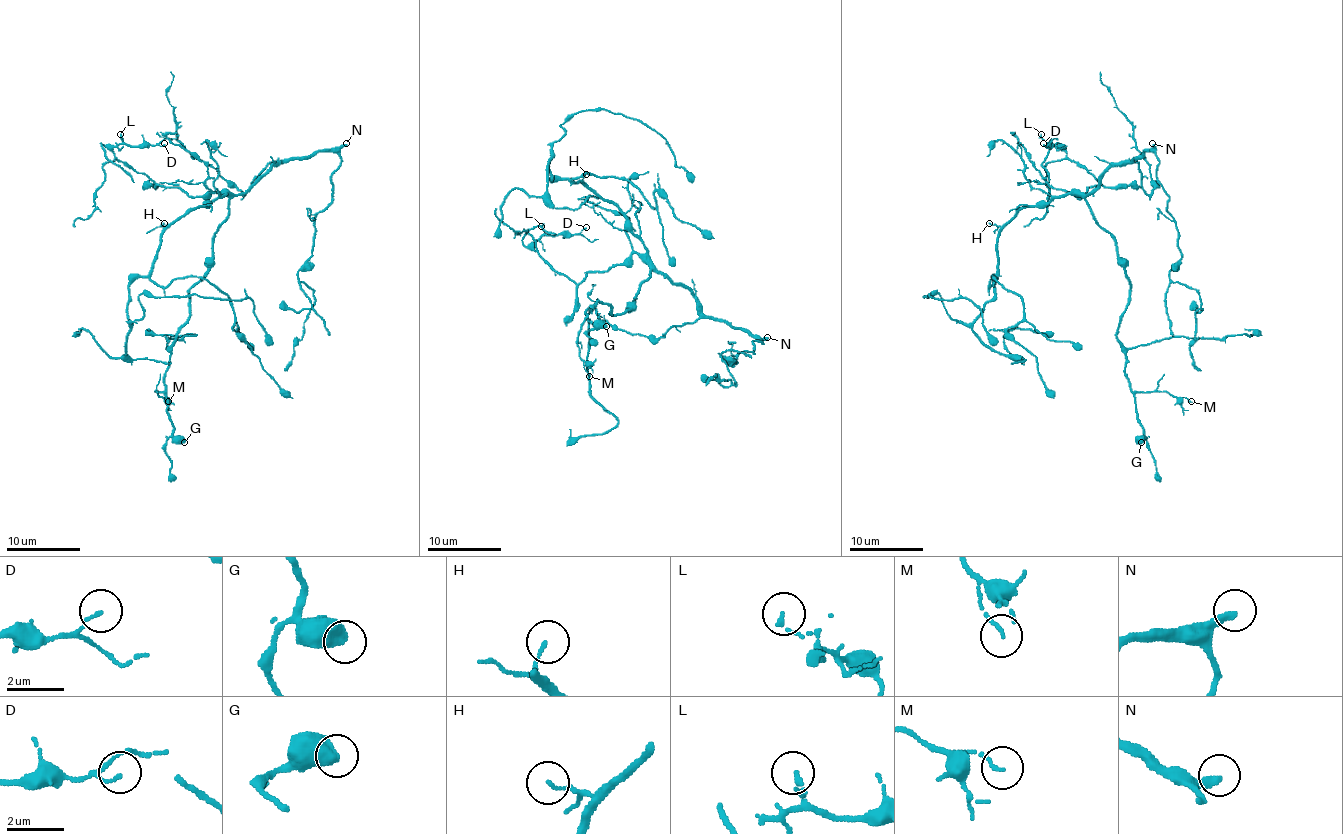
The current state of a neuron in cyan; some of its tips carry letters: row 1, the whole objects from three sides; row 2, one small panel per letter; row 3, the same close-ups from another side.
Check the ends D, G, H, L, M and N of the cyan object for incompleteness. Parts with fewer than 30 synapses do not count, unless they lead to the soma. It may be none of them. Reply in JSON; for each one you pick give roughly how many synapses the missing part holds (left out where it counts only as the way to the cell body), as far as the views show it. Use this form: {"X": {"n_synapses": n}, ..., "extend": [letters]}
{"N": {"n_synapses": 170}, "extend": ["N"]}

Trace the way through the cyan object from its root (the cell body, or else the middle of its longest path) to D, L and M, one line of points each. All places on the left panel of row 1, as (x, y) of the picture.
D: (220, 195), (190, 197), (179, 188), (164, 188), (112, 151), (120, 143), (164, 143)
L: (220, 195), (190, 197), (179, 188), (153, 182), (114, 155), (120, 134)
M: (220, 195), (229, 214), (214, 234), (212, 264), (190, 290), (164, 390), (155, 392), (168, 401)

